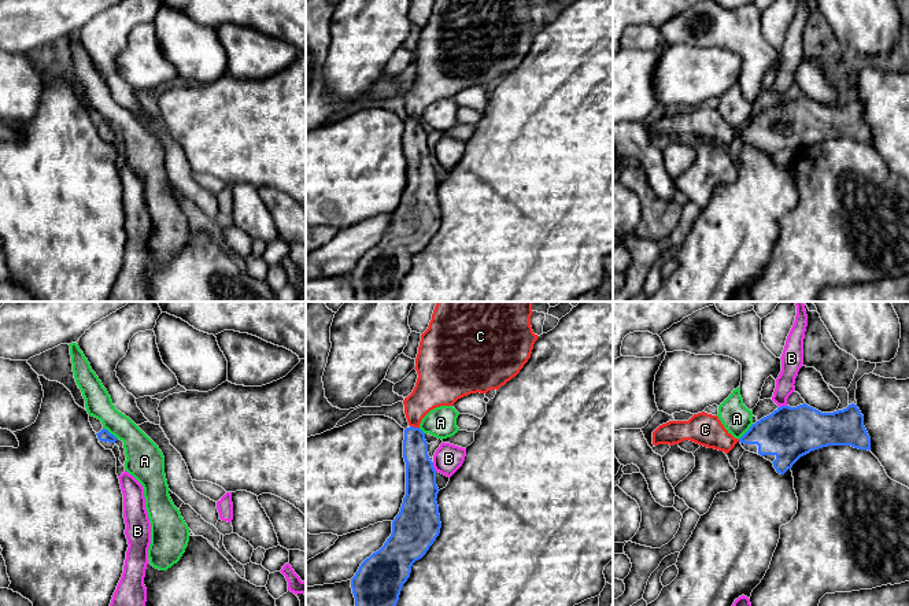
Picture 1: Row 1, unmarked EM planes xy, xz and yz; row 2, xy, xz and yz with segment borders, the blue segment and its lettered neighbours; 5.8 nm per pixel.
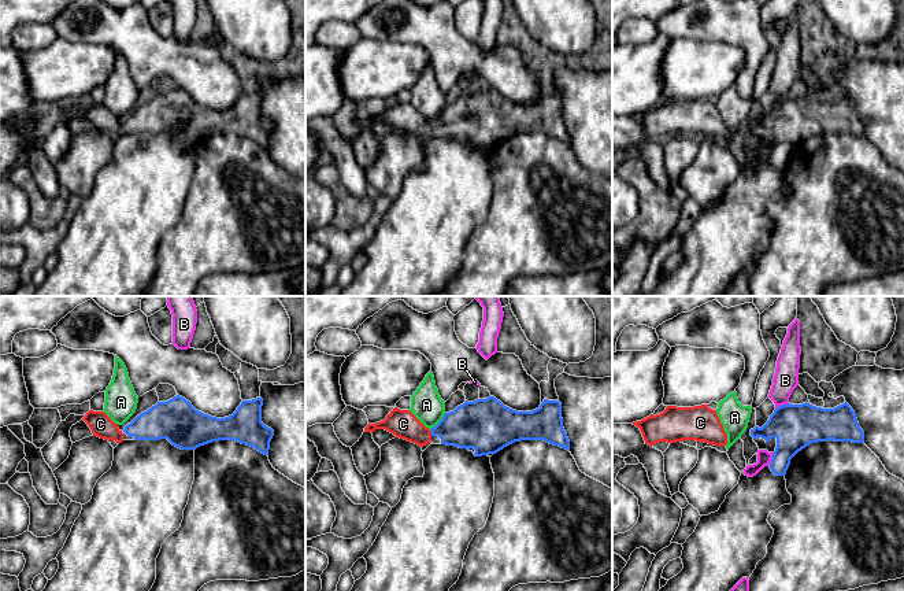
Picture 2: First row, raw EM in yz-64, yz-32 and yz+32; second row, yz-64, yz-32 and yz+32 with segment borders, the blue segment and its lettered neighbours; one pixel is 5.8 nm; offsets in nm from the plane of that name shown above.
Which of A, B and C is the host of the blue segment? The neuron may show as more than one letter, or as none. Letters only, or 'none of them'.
C

